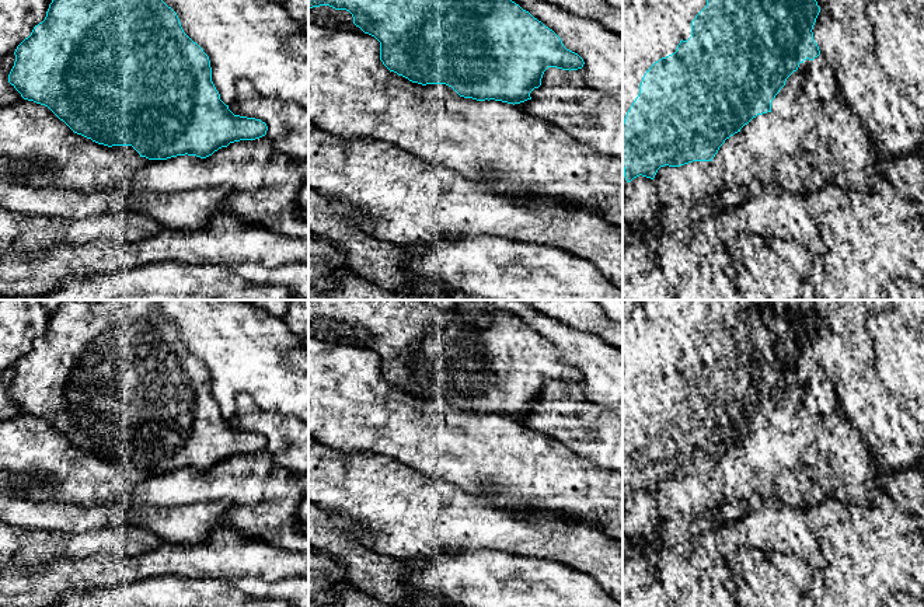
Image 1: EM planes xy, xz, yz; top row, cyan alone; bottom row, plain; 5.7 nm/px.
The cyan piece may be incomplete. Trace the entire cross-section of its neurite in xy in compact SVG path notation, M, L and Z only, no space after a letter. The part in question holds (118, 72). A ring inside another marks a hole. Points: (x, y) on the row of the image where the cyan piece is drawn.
M52 0L42 22L34 27L31 35L15 49L15 62L8 74L8 83L24 100L48 107L74 133L98 144L132 146L140 157L149 160L167 160L177 156L196 156L206 158L222 147L240 140L255 140L266 135L268 126L261 119L234 115L212 81L209 56L182 29L177 13L163 0Z

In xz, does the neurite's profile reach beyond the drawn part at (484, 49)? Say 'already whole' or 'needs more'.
already whole

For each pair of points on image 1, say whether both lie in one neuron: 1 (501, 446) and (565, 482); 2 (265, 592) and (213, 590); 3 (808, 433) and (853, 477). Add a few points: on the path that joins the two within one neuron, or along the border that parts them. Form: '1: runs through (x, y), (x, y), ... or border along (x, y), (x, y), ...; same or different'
1: runs through (516, 461), (530, 470), (550, 474); same
2: border along (227, 583), (243, 592); different
3: border along (820, 417), (818, 436), (801, 450); different

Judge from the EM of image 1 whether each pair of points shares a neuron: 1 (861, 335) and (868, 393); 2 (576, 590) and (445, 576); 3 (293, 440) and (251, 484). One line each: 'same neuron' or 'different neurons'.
1: different neurons
2: same neuron
3: different neurons

